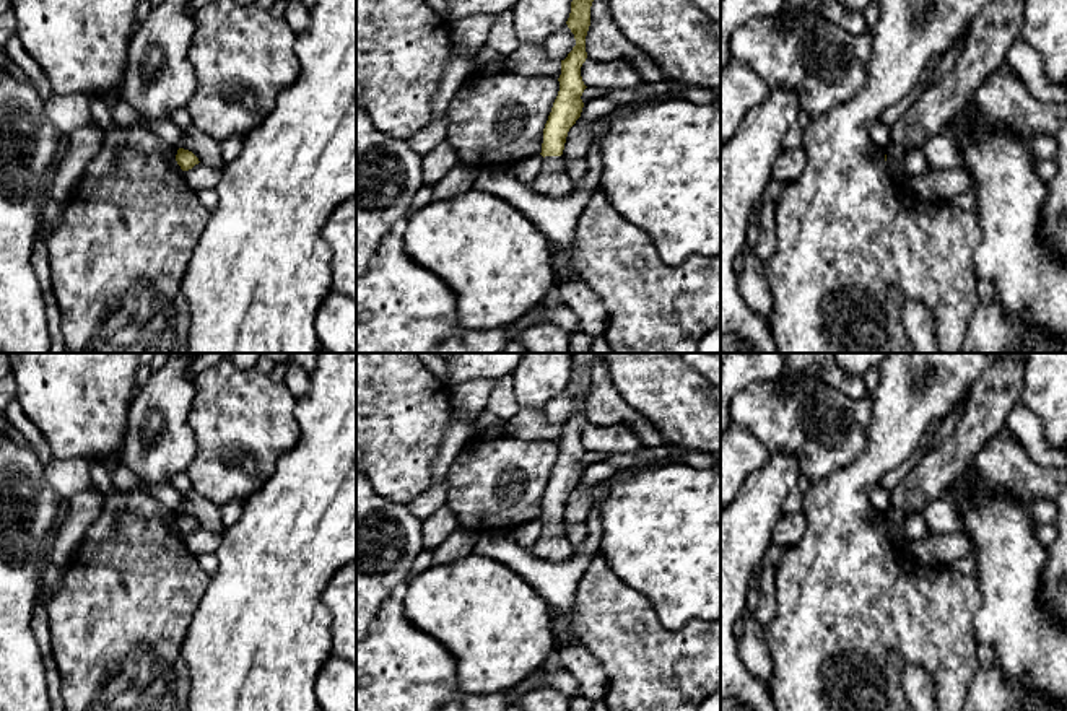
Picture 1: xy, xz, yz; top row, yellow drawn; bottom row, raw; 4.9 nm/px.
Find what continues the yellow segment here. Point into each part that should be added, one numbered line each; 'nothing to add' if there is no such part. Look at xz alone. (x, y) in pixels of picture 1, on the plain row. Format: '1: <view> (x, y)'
1: xz (553, 545)

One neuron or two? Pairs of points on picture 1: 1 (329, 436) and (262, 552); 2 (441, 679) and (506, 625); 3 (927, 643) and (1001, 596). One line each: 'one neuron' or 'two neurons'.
1: one neuron
2: two neurons
3: two neurons

